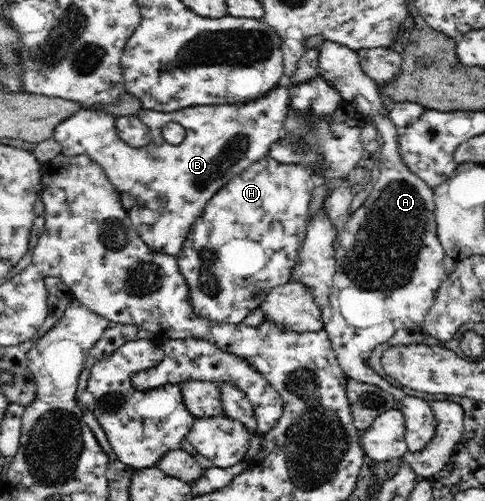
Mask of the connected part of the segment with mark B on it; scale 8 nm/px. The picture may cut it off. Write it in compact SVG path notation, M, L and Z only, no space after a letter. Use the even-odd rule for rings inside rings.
M285 80L273 92L256 100L245 103L221 105L197 105L174 112L160 112L145 108L137 111L137 117L149 126L152 132L151 141L145 147L131 147L119 139L115 129L115 116L97 109L75 112L73 116L63 120L54 131L53 138L62 145L64 156L87 154L98 163L107 174L112 187L119 193L126 191L135 197L135 205L128 209L128 216L135 225L139 237L159 253L174 254L181 251L192 226L201 217L205 204L235 175L249 168L251 164L267 157L271 145L281 138L283 121L290 109L290 88ZM169 121L180 123L186 131L184 140L176 145L167 145L161 129Z

